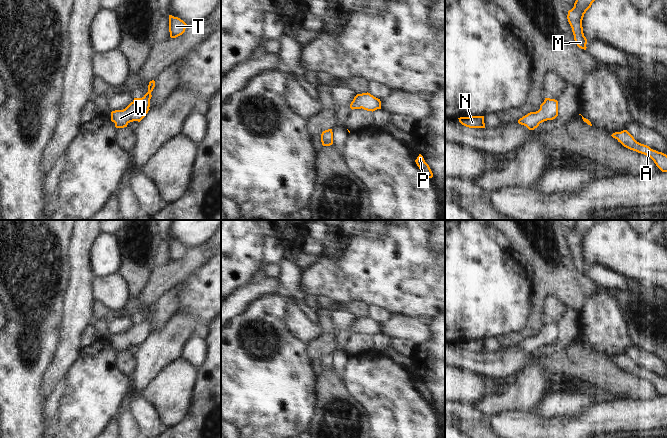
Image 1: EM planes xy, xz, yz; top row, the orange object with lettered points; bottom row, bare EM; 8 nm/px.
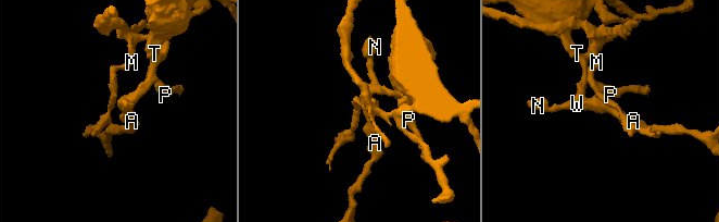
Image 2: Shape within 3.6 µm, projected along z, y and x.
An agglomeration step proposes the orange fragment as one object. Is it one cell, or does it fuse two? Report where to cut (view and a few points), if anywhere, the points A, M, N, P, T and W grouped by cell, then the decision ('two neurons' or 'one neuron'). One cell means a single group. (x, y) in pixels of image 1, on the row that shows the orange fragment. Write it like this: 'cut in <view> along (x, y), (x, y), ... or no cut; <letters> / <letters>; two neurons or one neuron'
no cut; A M N P T W; one neuron

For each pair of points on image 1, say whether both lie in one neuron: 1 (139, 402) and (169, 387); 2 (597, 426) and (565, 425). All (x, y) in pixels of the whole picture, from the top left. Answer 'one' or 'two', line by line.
1: two
2: one

